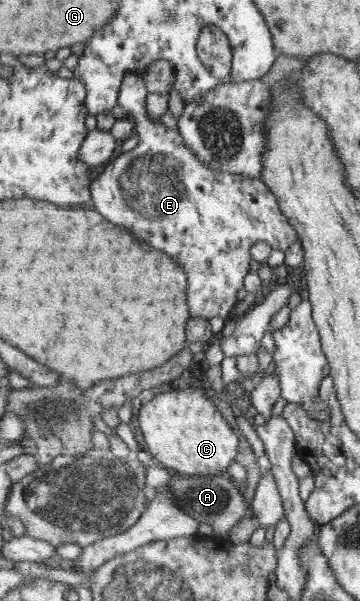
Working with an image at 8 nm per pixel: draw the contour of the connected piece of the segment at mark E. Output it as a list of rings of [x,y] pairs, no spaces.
[[[149,116],[136,122],[135,131],[140,143],[136,146],[136,149],[120,154],[105,165],[103,172],[91,183],[92,201],[96,203],[96,209],[102,211],[102,215],[106,215],[106,219],[110,219],[112,223],[118,223],[118,225],[124,225],[124,227],[132,229],[140,239],[150,241],[150,245],[154,245],[156,249],[162,249],[162,251],[170,253],[174,259],[178,259],[178,263],[185,268],[186,273],[189,275],[190,311],[192,311],[194,317],[203,317],[207,320],[212,319],[212,317],[228,317],[230,311],[234,310],[236,303],[239,301],[238,293],[245,289],[245,277],[251,272],[250,265],[252,265],[253,259],[251,250],[254,247],[254,243],[265,241],[273,248],[285,253],[299,239],[299,235],[296,229],[294,229],[294,225],[290,223],[290,219],[282,211],[281,204],[278,203],[278,197],[274,195],[274,192],[270,191],[270,187],[264,183],[262,178],[252,178],[242,174],[216,170],[214,166],[198,158],[198,154],[186,145],[184,137],[180,135],[180,131],[178,131],[176,126],[170,129],[170,127],[166,127],[160,121]]]

